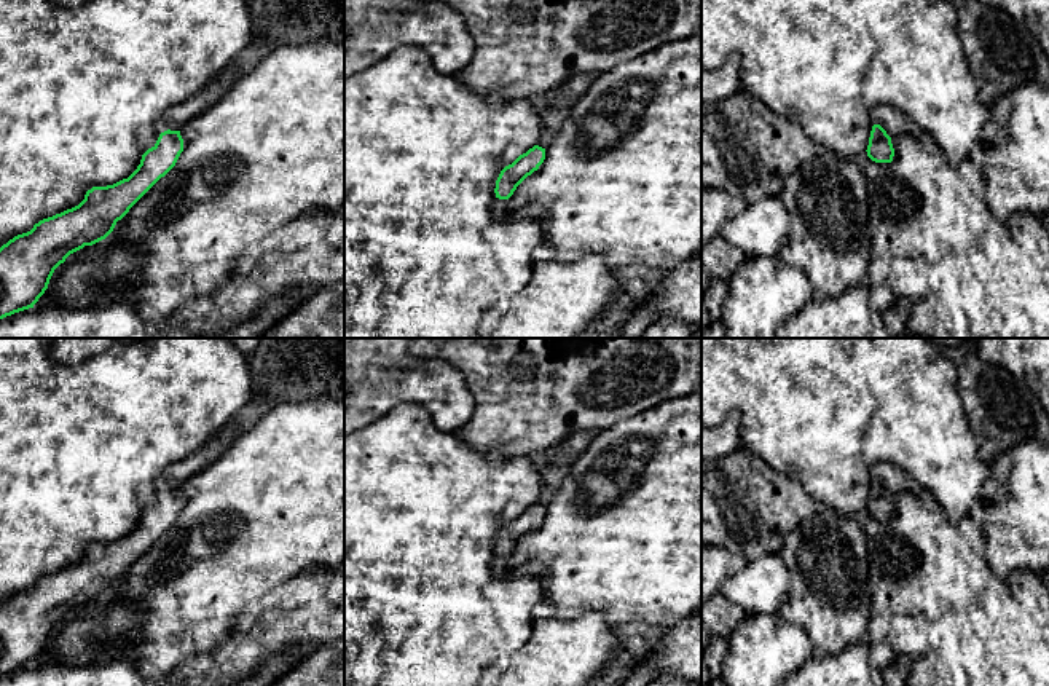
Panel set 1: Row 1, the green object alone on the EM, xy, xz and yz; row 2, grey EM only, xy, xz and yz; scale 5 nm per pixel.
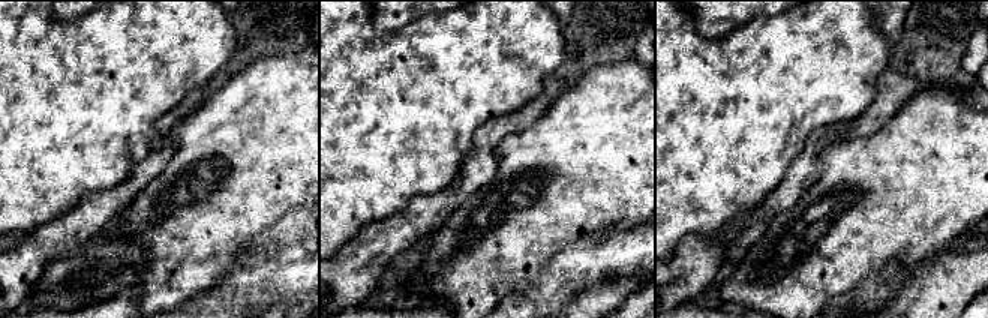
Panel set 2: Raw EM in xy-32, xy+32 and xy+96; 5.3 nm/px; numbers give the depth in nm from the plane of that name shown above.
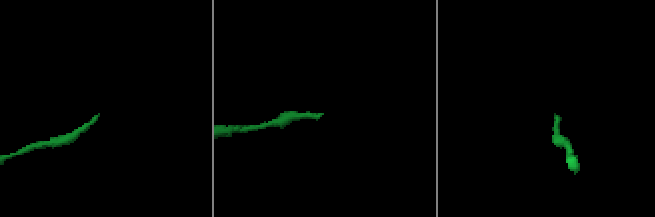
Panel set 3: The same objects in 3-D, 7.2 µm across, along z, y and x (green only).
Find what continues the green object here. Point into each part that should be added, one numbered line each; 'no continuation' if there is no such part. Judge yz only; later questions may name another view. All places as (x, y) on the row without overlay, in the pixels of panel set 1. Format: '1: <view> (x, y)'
1: yz (891, 477)

